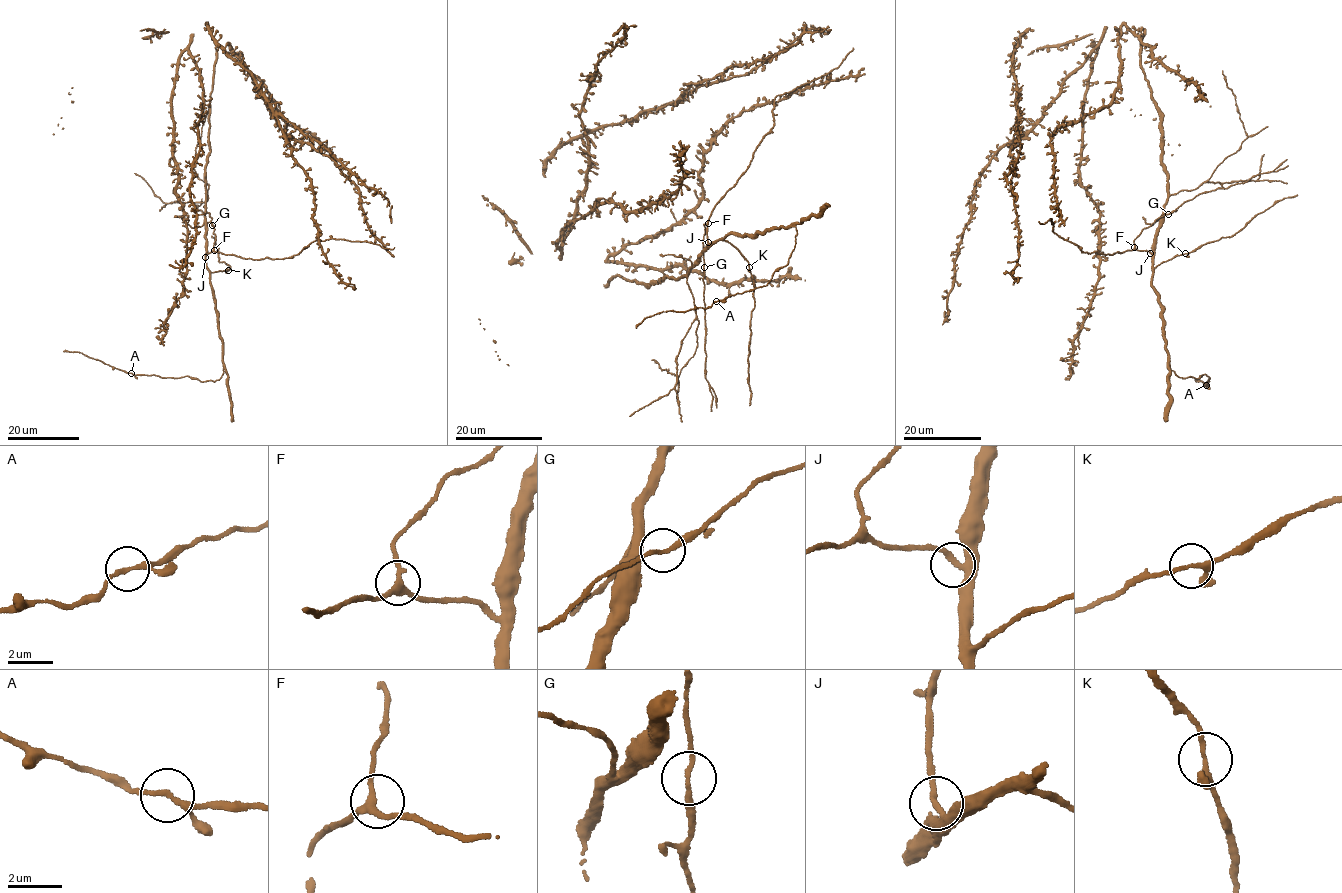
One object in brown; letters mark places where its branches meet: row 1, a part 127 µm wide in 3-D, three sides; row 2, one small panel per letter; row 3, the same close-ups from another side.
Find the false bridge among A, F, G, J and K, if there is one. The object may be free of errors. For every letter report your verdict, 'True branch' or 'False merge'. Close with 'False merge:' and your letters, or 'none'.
A: True branch
F: True branch
G: True branch
J: True branch
K: True branch
False merge: none

